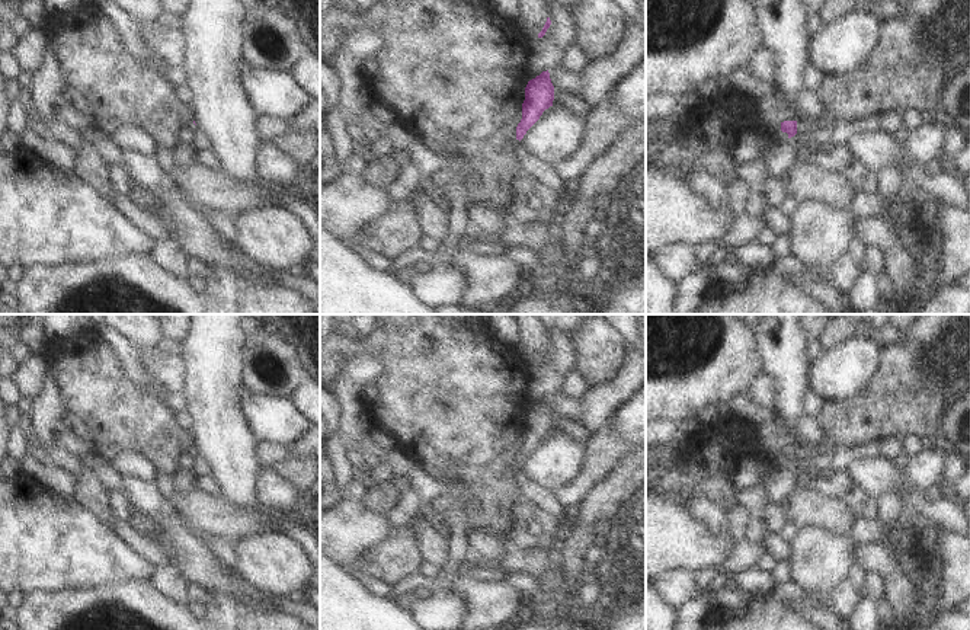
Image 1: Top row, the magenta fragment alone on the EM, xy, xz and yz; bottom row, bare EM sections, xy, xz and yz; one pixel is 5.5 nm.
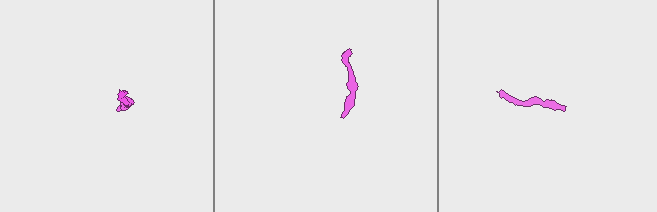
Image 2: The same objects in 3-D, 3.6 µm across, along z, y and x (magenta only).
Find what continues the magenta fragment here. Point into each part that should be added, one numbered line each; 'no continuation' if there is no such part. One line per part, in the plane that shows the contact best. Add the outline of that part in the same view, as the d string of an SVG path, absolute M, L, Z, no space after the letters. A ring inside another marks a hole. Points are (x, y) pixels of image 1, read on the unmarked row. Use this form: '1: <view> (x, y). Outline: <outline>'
1: yz (807, 453). Outline: M803 445L797 448L798 461L814 461L817 464L826 464L827 457L825 451L816 445Z

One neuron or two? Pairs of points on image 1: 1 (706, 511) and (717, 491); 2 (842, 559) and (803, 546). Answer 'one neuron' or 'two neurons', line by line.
1: two neurons
2: one neuron

